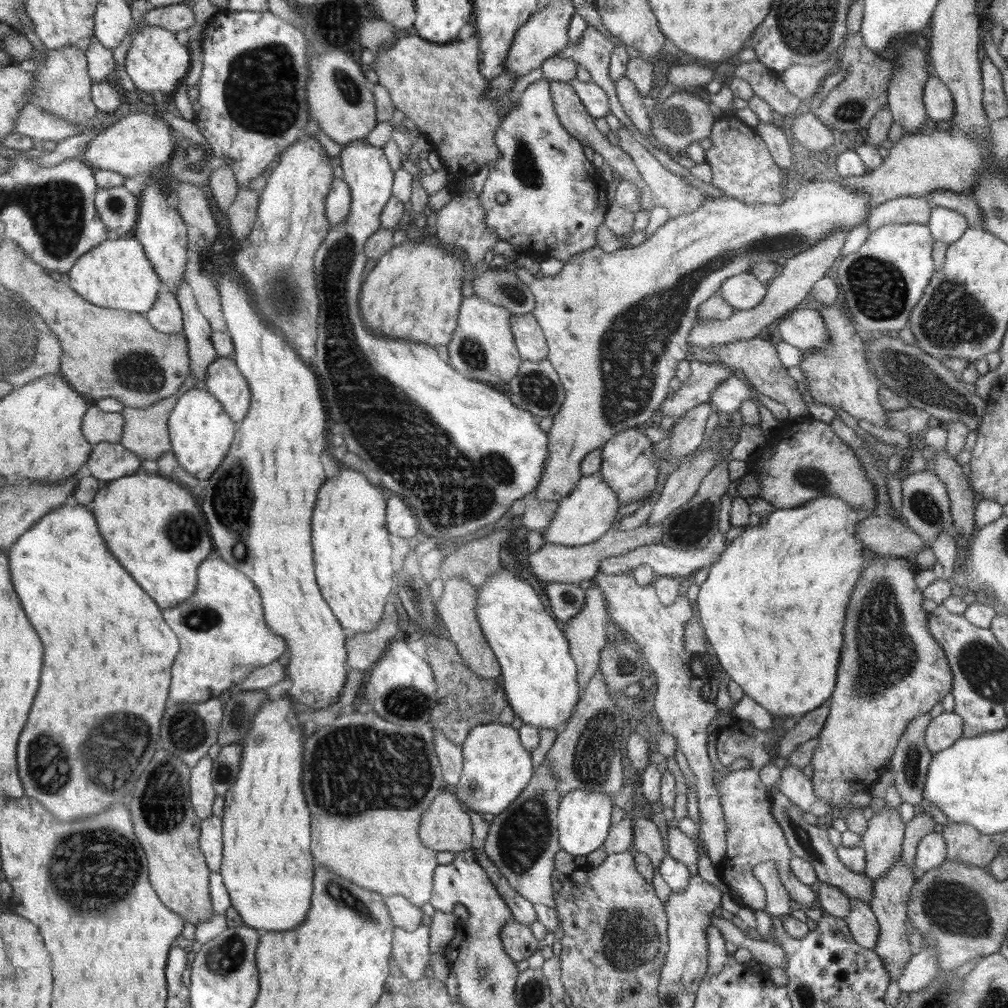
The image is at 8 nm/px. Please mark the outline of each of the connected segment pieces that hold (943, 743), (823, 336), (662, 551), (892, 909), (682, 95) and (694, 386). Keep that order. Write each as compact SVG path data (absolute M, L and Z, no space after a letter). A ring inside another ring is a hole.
M954 711L941 712L931 719L925 730L925 743L930 754L938 754L945 748L950 748L963 736L963 720Z
M791 309L777 325L780 338L802 352L822 350L831 345L831 334L816 309Z
M718 530L710 543L706 547L698 550L692 551L678 551L666 546L663 546L661 543L652 543L648 545L643 545L629 552L620 554L620 556L612 556L610 558L604 558L600 564L598 564L599 572L604 574L622 574L627 572L627 570L635 570L640 565L647 565L649 568L652 568L653 572L660 574L660 576L674 577L674 576L688 576L697 568L707 567L716 564L722 556L722 552L728 548L726 545L726 538L724 533Z
M901 858L880 878L873 880L873 897L869 905L879 924L878 940L873 950L883 962L890 976L890 982L892 979L896 982L898 975L906 967L906 962L913 956L913 948L909 944L907 932L907 900L915 882L916 874L912 873L910 867L904 865Z
M688 90L673 93L661 105L656 101L656 107L650 110L650 118L653 142L667 146L671 153L684 153L690 144L710 138L716 121L708 103Z
M695 359L689 362L689 367L690 378L682 382L678 390L669 393L659 406L663 418L680 418L697 404L709 402L712 391L722 380L738 376L731 366L726 366L723 362L711 365Z

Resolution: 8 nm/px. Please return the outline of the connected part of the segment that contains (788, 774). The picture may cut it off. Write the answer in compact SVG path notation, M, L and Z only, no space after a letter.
M787 762L787 766L781 771L780 782L777 786L784 796L787 796L801 810L815 814L826 820L830 812L839 809L831 802L822 800L814 794L813 780L802 773L802 769L794 767Z

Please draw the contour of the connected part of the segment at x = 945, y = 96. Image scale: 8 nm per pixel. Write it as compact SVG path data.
M928 76L923 88L923 101L927 115L936 120L950 120L954 114L954 101L949 88L937 76Z

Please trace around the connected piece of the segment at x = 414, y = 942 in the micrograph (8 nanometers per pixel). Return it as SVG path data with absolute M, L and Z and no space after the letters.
M420 926L415 928L414 932L395 928L393 933L391 960L396 961L396 966L400 968L400 971L408 980L419 983L419 980L425 975L426 967L431 963L432 950L428 943L430 940L430 927Z

